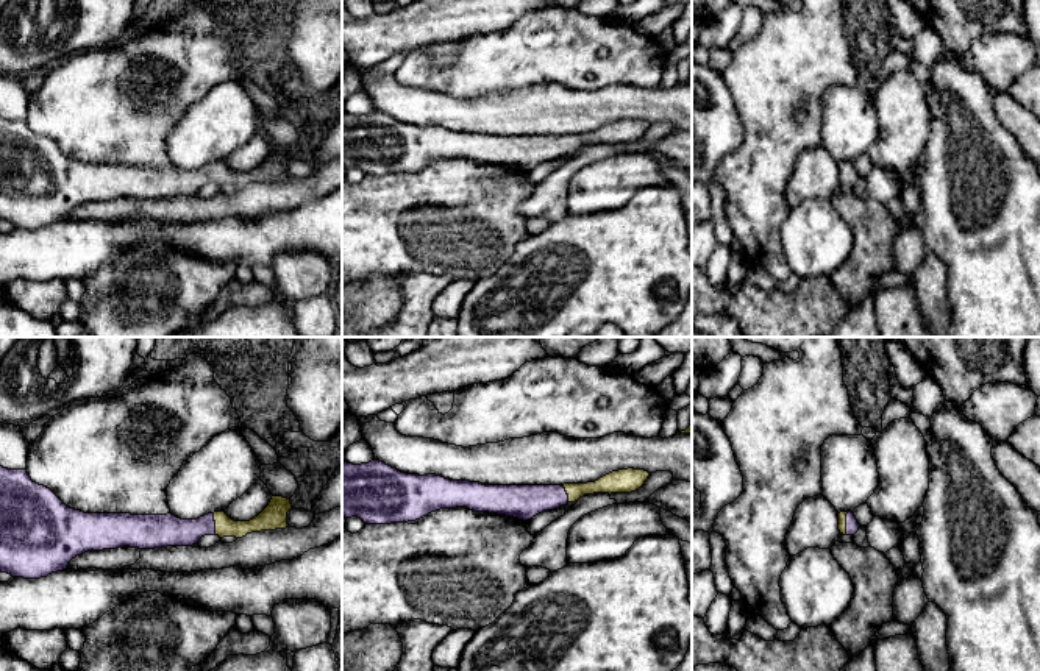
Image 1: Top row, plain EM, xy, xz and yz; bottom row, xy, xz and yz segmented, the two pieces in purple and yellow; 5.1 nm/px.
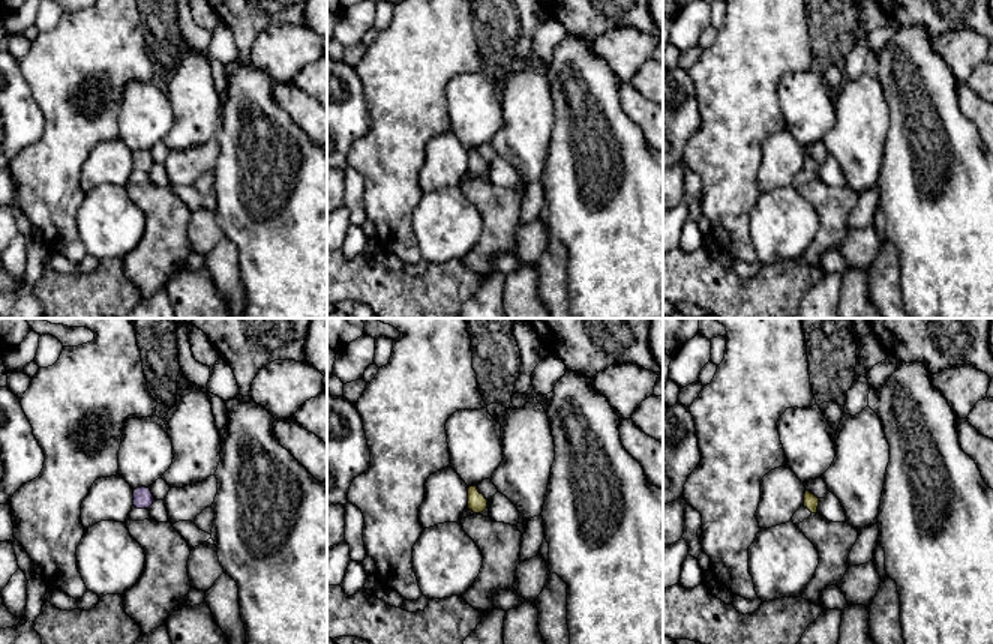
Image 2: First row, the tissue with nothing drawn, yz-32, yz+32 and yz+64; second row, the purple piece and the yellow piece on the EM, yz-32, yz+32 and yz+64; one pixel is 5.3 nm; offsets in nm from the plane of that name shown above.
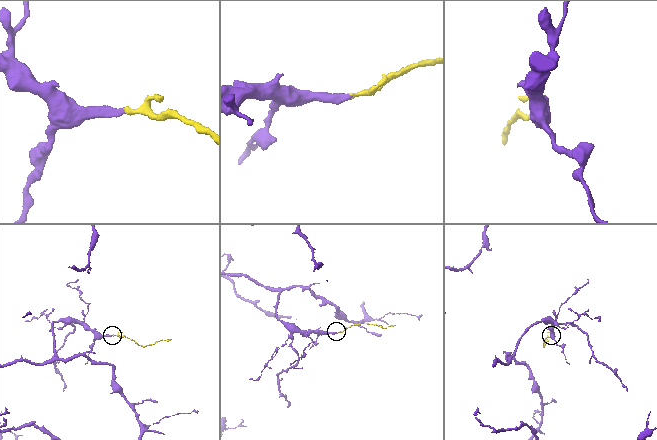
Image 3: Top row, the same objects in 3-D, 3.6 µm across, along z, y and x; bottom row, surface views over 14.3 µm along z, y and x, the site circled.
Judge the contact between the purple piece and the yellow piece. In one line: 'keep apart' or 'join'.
join

